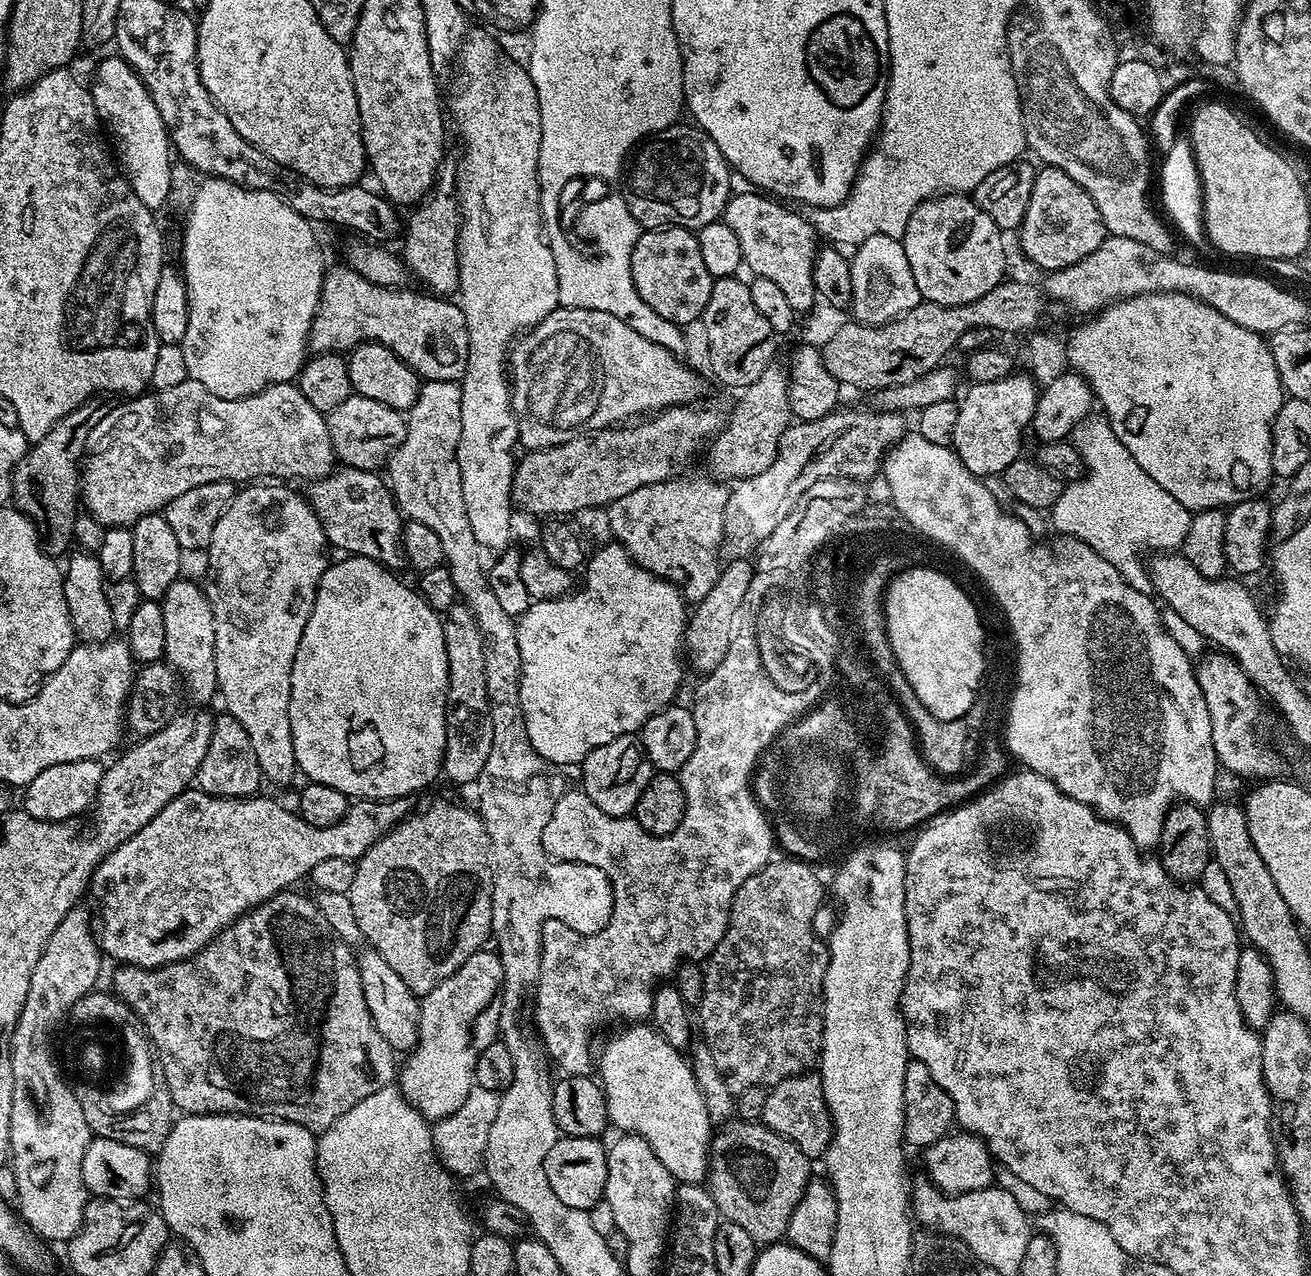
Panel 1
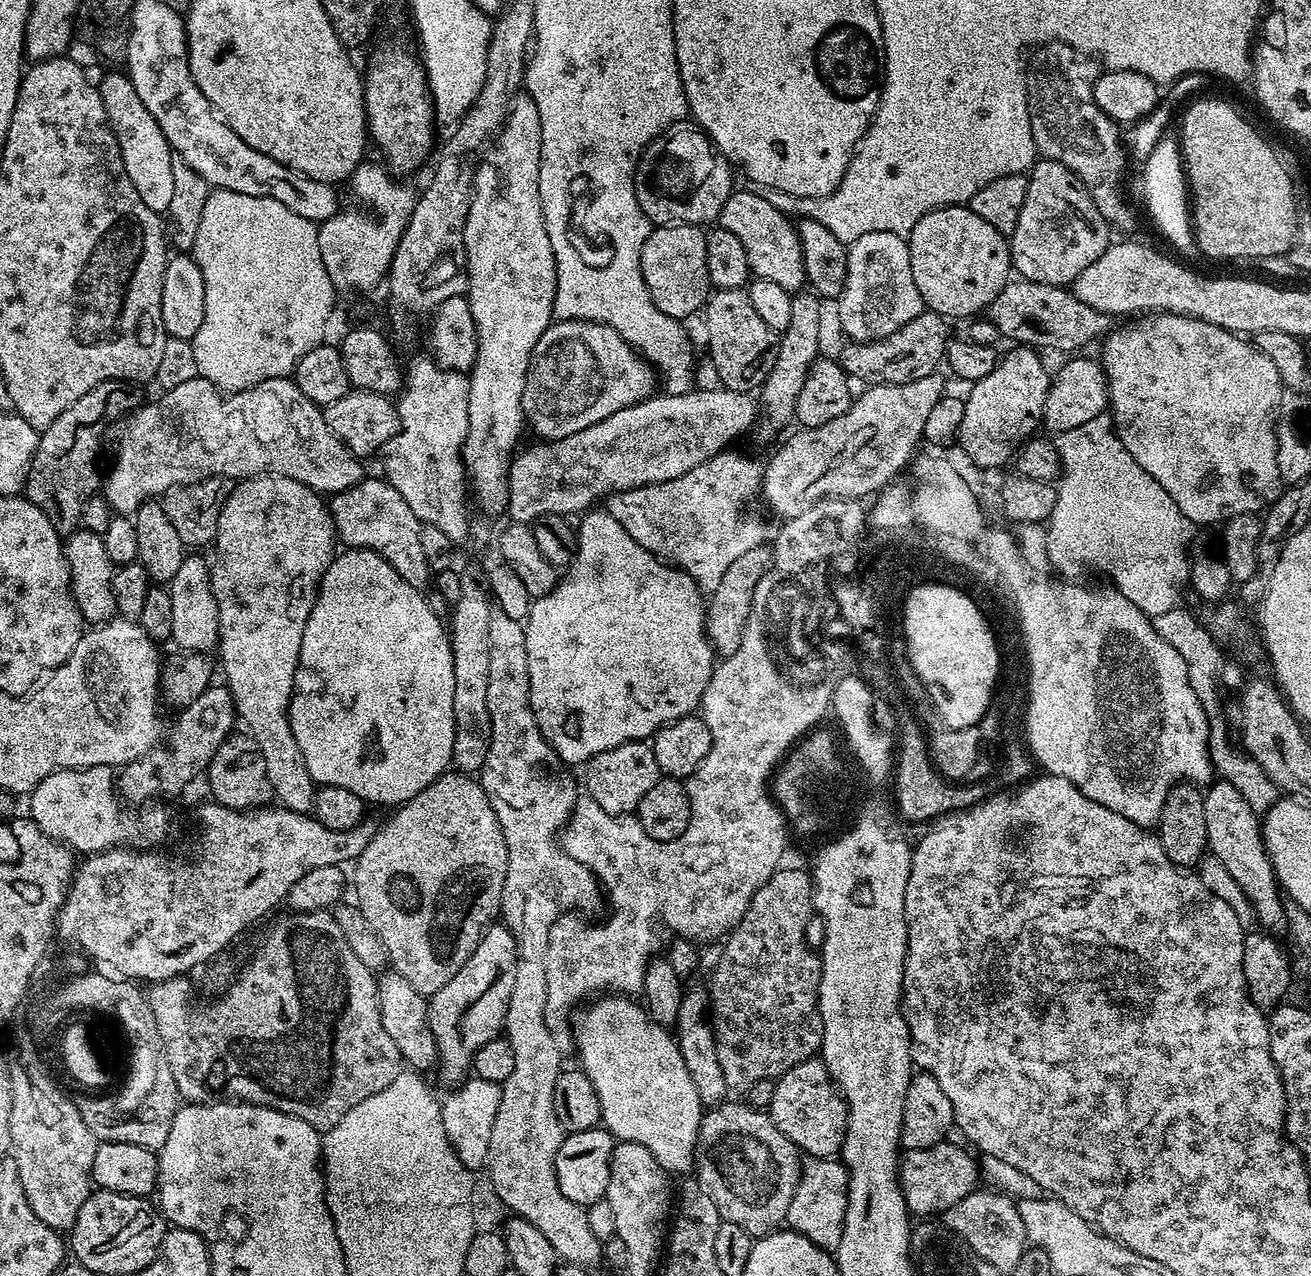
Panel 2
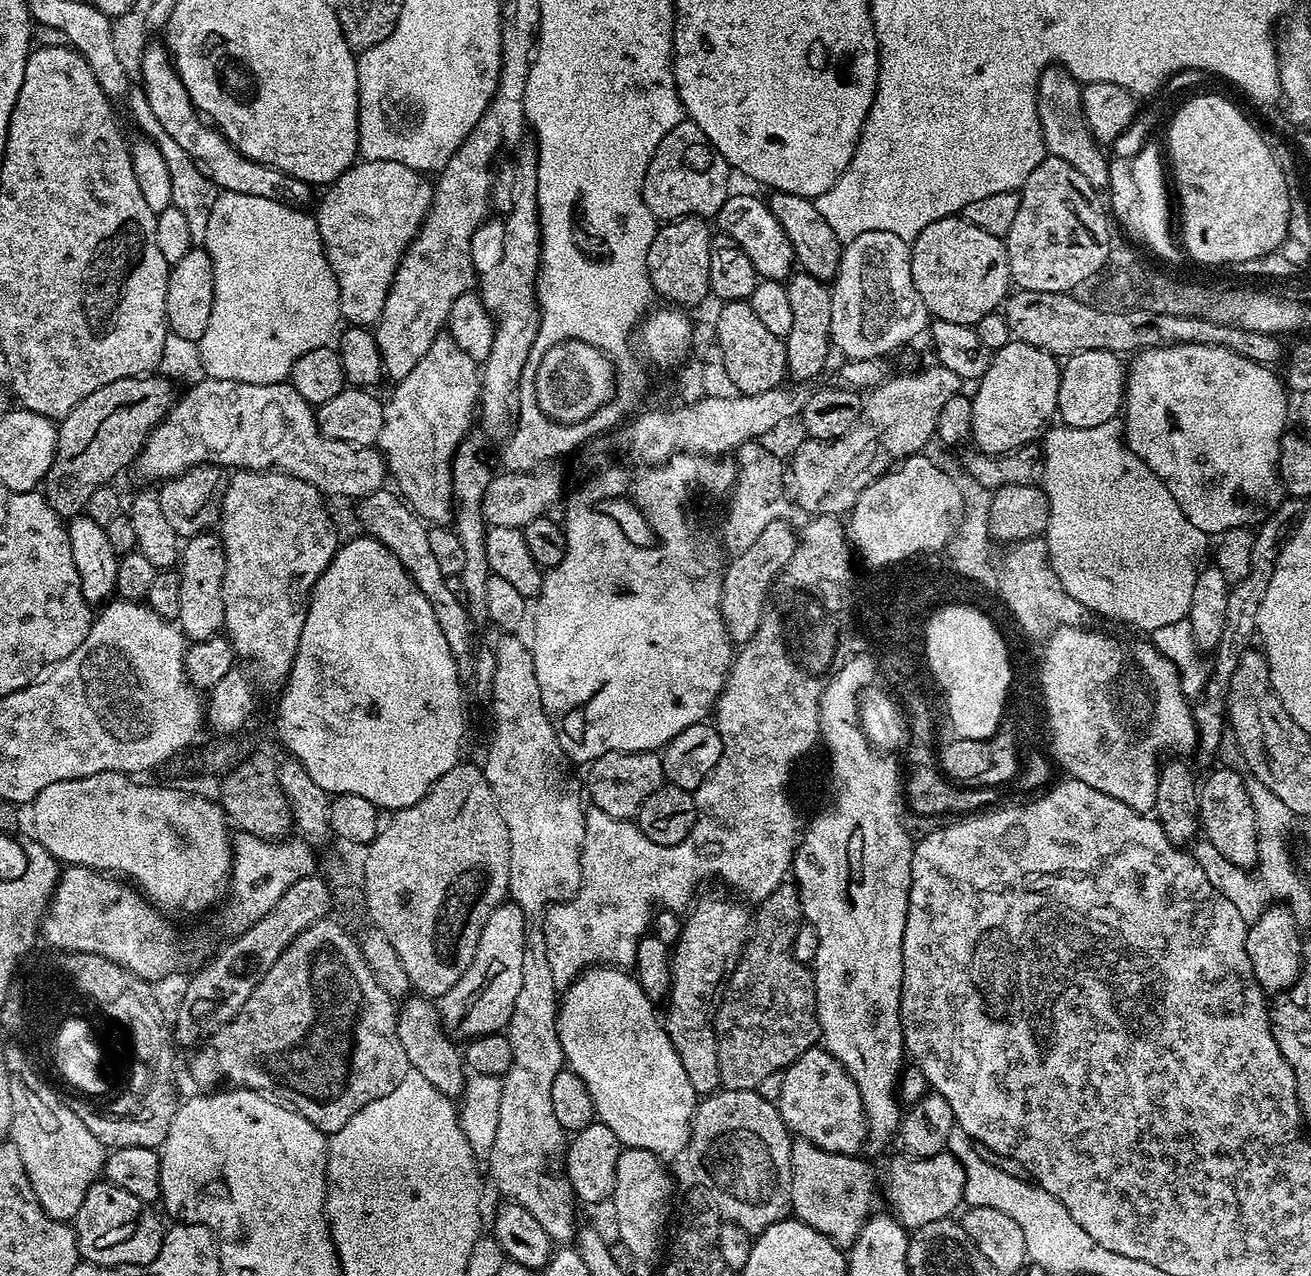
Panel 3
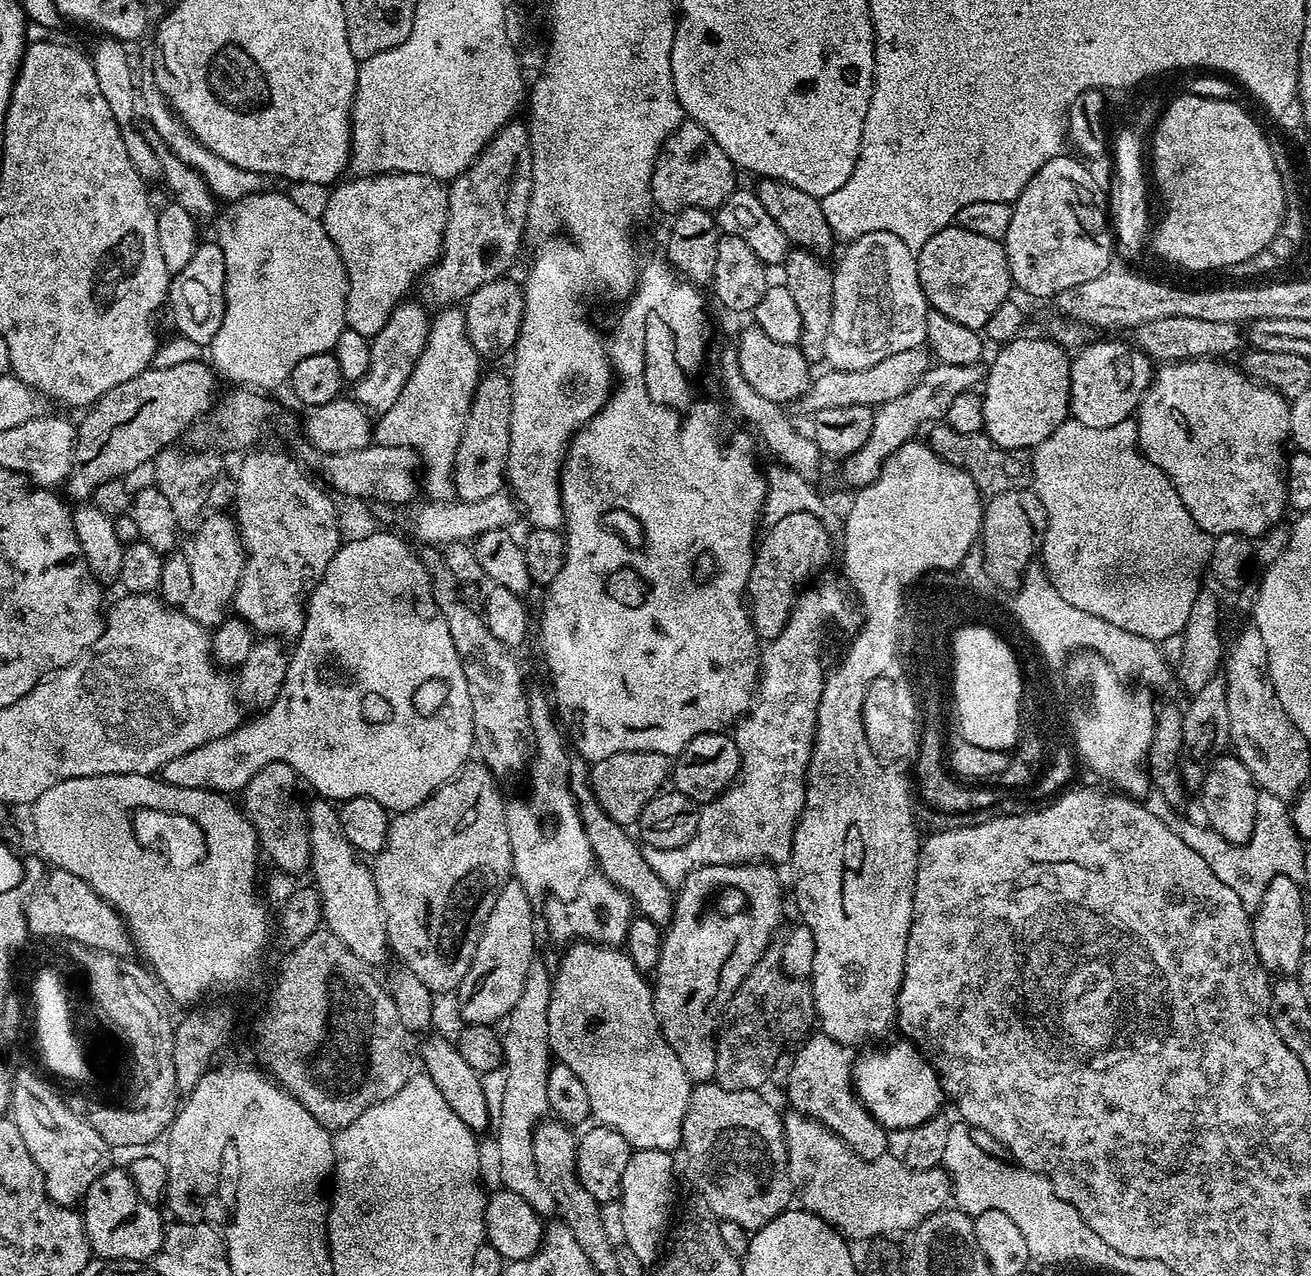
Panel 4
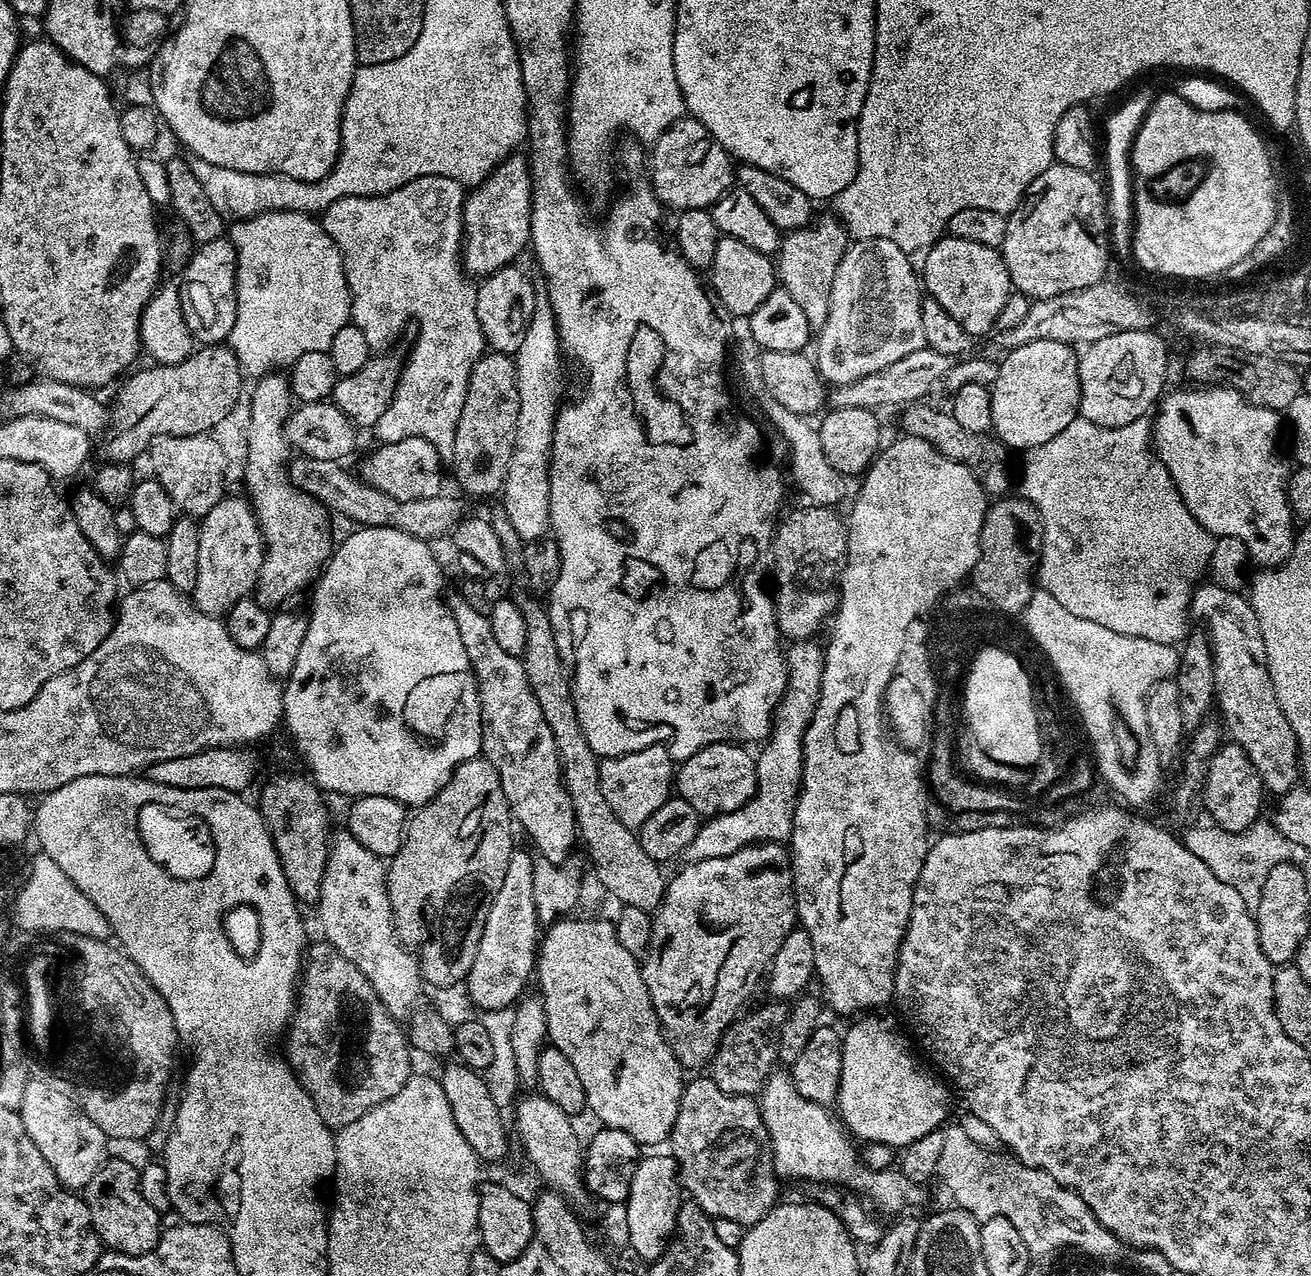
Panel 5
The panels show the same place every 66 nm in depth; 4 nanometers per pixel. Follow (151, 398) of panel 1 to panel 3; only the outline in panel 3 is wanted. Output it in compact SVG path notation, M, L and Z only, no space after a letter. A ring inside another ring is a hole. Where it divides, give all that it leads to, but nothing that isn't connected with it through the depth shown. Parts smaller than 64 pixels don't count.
M205 378L188 390L149 431L134 461L141 474L155 482L170 480L200 464L214 464L249 472L275 469L310 482L328 498L363 498L385 487L386 465L379 451L326 438L316 424L313 405L306 403L291 383L243 384Z

